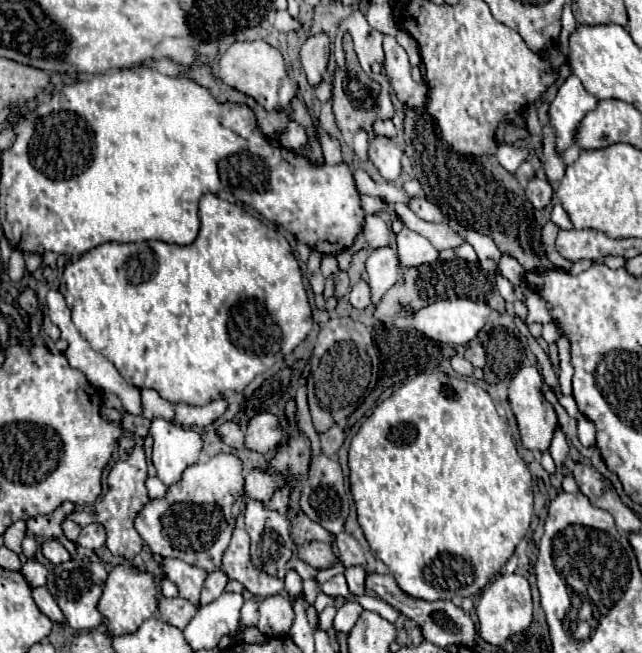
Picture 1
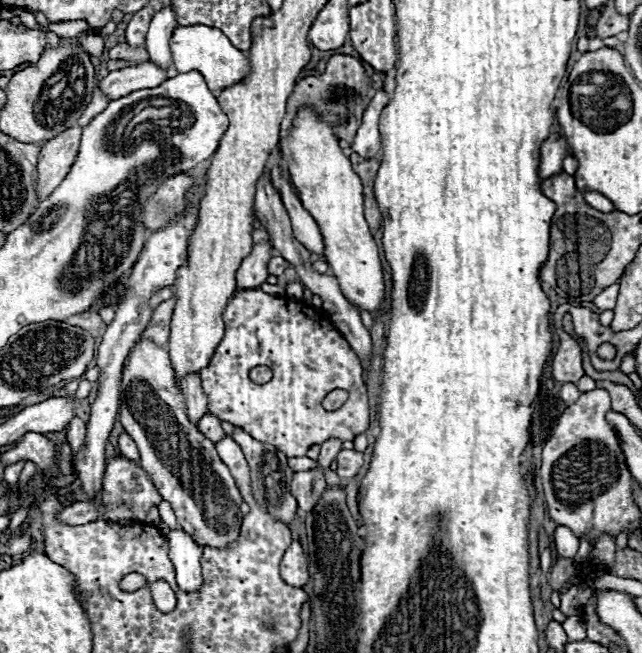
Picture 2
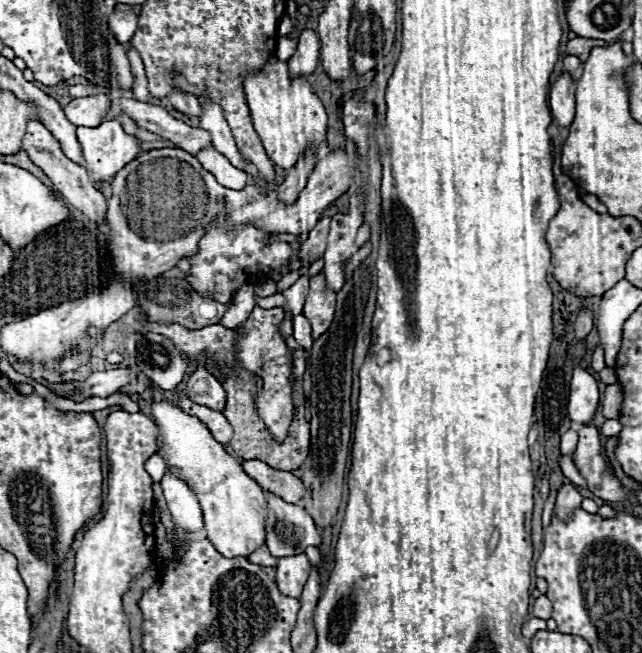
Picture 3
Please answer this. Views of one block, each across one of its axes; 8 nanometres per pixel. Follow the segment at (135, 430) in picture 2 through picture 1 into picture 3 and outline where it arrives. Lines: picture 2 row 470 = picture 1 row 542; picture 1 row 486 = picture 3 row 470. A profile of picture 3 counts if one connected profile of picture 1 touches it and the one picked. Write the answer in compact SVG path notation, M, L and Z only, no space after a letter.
M160 400L152 402L150 408L162 440L158 454L166 458L168 470L194 490L204 512L208 540L226 558L250 556L260 544L264 544L266 536L266 496L262 486L250 478L240 462L214 440L210 430L196 416L184 412L178 402Z

